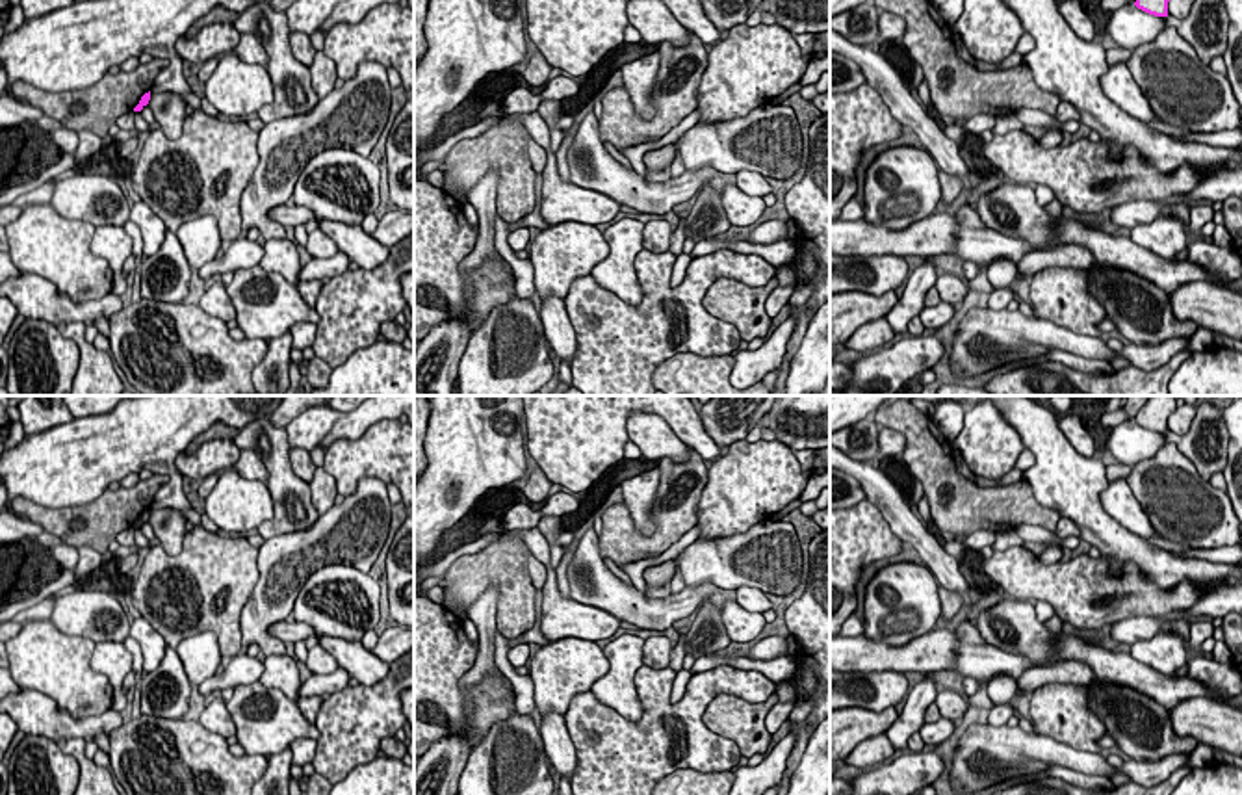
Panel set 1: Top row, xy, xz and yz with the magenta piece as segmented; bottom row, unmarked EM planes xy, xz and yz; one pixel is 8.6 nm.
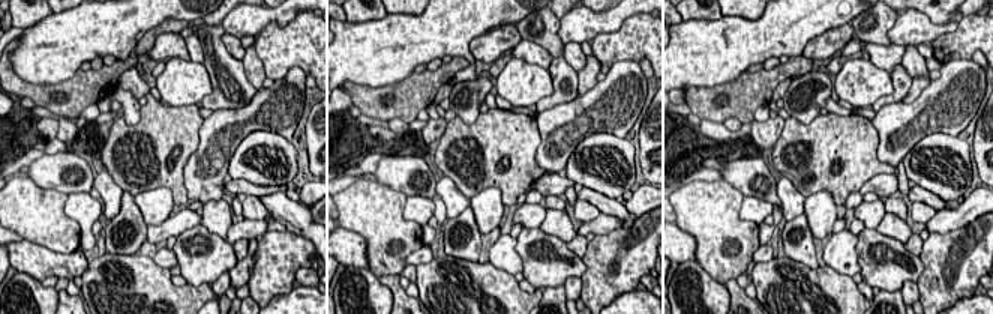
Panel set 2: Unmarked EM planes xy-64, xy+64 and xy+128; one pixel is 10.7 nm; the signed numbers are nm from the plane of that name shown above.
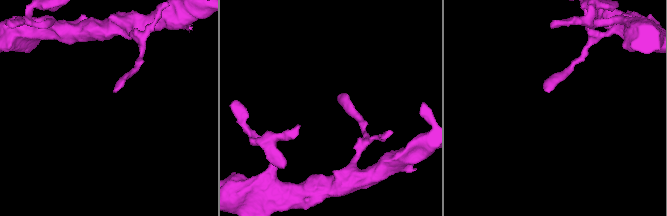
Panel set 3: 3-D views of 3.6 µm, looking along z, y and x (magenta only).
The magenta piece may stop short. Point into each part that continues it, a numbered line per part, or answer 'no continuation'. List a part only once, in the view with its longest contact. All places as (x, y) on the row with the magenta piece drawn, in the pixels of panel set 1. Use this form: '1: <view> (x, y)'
no continuation

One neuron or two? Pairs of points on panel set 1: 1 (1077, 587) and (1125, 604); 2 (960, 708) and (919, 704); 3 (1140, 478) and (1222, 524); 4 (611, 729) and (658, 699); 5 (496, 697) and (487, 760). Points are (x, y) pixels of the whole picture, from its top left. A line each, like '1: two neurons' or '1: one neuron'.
1: one neuron
2: two neurons
3: one neuron
4: one neuron
5: two neurons

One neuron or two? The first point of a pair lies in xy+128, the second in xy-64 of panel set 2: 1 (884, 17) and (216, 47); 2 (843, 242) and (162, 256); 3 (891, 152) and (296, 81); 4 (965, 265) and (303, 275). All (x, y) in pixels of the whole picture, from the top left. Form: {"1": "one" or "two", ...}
{"1": "one", "2": "one", "3": "one", "4": "two"}

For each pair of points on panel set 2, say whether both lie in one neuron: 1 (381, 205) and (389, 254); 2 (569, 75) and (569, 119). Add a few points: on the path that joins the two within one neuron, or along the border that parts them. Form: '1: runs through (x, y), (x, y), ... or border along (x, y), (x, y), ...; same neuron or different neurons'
1: runs through (381, 217), (389, 242); same neuron
2: border along (579, 96), (539, 113); different neurons

